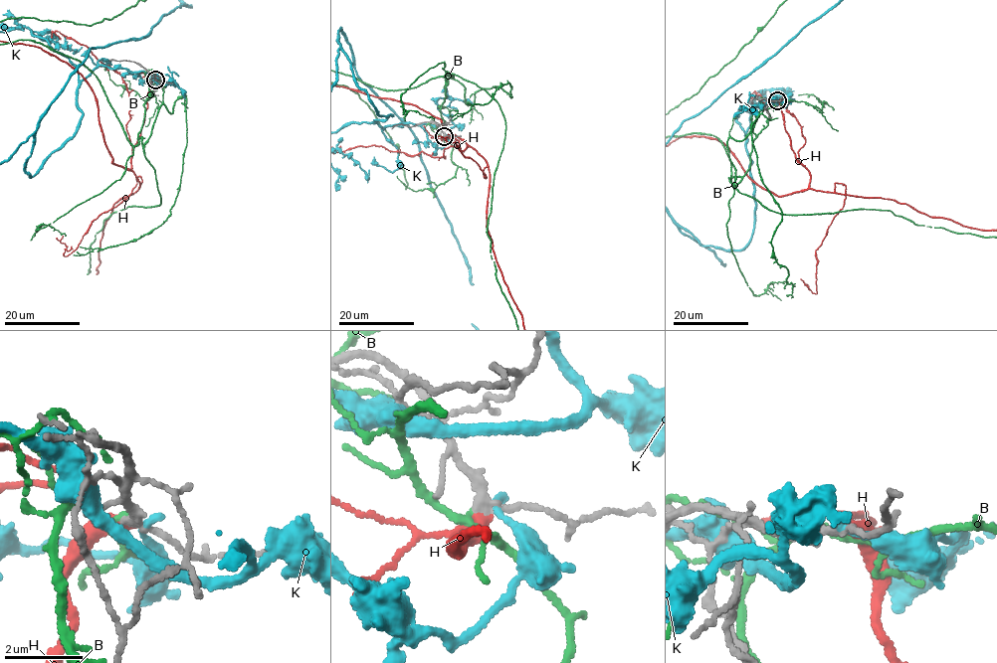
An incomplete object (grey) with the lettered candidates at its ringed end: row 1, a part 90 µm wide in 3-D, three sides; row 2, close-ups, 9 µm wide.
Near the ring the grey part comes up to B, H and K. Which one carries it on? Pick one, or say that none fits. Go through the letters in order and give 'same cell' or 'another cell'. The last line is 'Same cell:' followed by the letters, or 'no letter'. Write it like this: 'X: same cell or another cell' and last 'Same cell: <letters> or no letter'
B: another cell
H: same cell
K: another cell
Same cell: H

